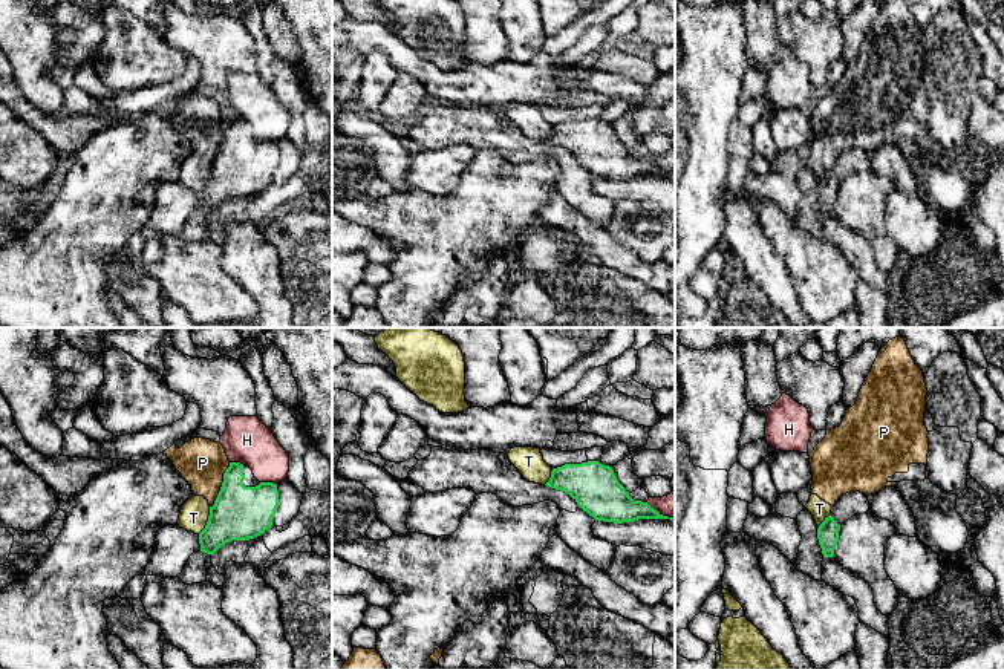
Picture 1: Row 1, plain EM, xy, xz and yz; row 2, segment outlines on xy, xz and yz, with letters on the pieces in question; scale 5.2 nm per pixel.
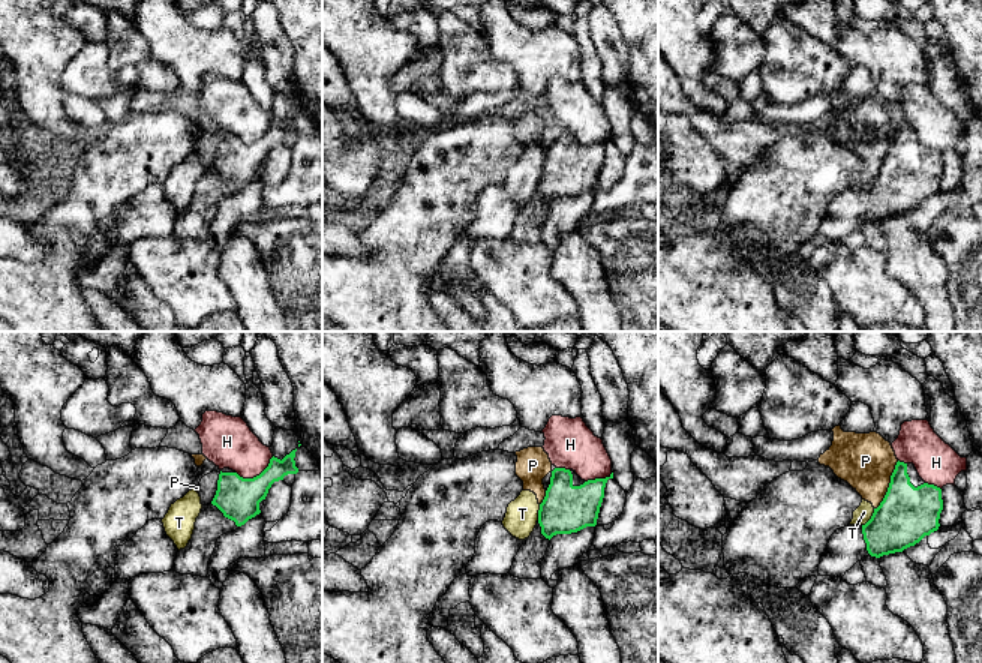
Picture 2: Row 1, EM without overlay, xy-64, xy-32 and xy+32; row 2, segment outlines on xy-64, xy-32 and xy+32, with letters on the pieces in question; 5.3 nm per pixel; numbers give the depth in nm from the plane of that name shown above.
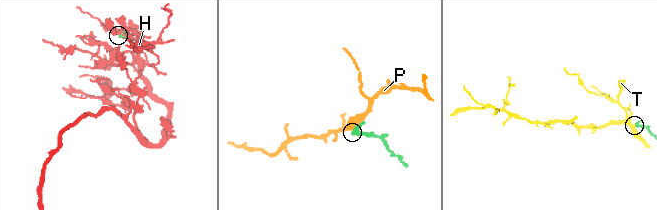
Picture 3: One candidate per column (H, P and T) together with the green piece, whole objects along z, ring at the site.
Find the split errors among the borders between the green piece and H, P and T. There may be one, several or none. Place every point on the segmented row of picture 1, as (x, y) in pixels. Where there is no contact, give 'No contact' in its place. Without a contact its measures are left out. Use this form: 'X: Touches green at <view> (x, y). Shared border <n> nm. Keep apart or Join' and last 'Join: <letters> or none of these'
H: Touches green at xy (270, 482). Shared border 100 nm. Keep apart
P: Touches green at xy (222, 486). Shared border 260 nm. Keep apart
T: Touches green at xy (208, 521). Shared border 160 nm. Keep apart
Join: none of these

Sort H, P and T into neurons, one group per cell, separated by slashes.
H / P T

